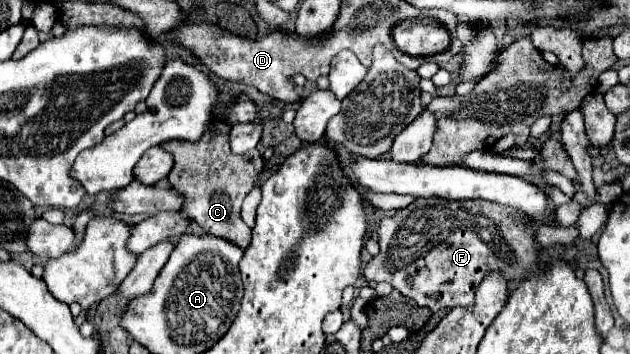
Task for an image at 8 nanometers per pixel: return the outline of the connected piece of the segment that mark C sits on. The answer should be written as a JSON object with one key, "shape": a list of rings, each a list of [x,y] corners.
{"shape":[[[206,131],[204,137],[196,143],[190,141],[168,141],[164,145],[174,157],[174,166],[168,175],[170,189],[178,191],[184,197],[182,213],[194,219],[206,233],[228,239],[240,249],[250,245],[250,227],[240,219],[242,199],[252,191],[256,173],[262,171],[262,155],[258,149],[244,155],[234,155],[230,151],[228,135],[210,137]]]}

